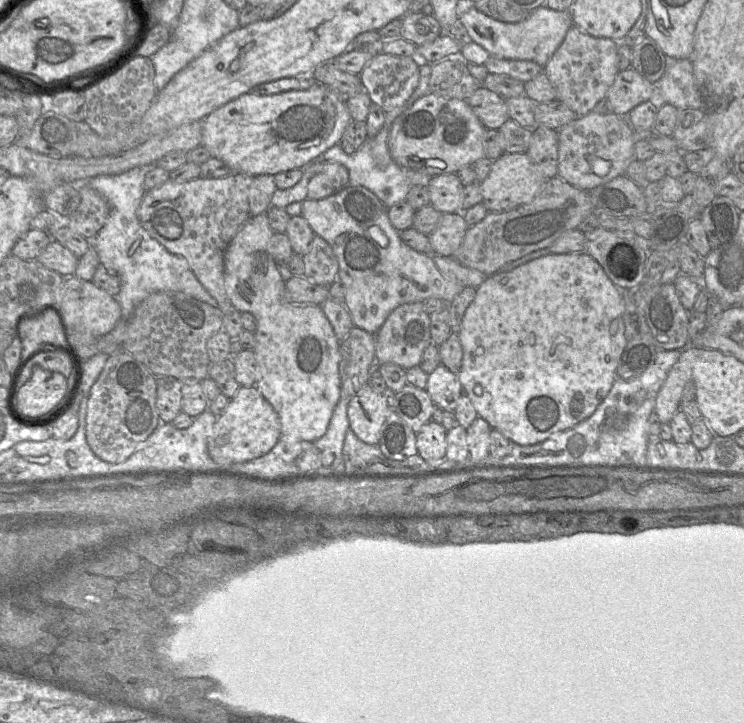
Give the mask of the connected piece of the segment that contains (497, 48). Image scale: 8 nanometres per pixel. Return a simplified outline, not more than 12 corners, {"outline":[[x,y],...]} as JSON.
{"outline":[[541,5],[505,23],[468,8],[460,17],[491,56],[544,67],[573,25]]}

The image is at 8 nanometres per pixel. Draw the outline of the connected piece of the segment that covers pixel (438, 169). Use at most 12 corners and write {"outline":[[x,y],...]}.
{"outline":[[429,93],[394,120],[406,171],[456,173],[486,157],[465,100]]}

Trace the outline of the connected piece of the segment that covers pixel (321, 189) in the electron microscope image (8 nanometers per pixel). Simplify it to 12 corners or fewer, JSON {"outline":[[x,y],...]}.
{"outline":[[321,161],[307,199],[320,200],[349,183],[347,168]]}

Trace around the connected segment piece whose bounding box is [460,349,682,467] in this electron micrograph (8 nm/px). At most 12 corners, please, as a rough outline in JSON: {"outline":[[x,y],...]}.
{"outline":[[680,349],[616,379],[588,419],[490,467],[646,466],[649,419]]}

